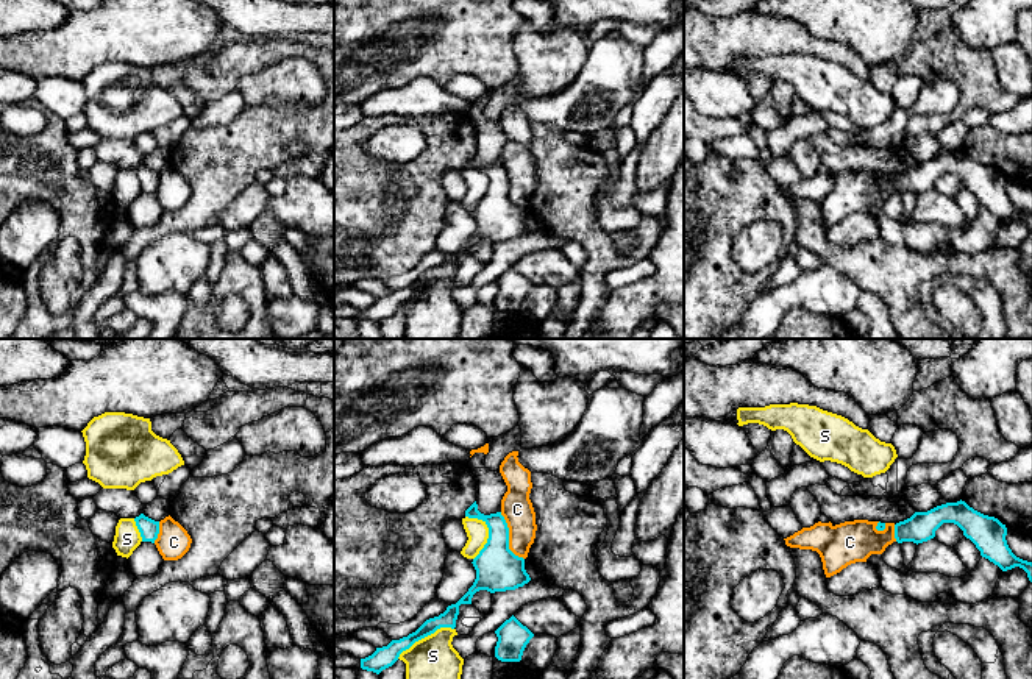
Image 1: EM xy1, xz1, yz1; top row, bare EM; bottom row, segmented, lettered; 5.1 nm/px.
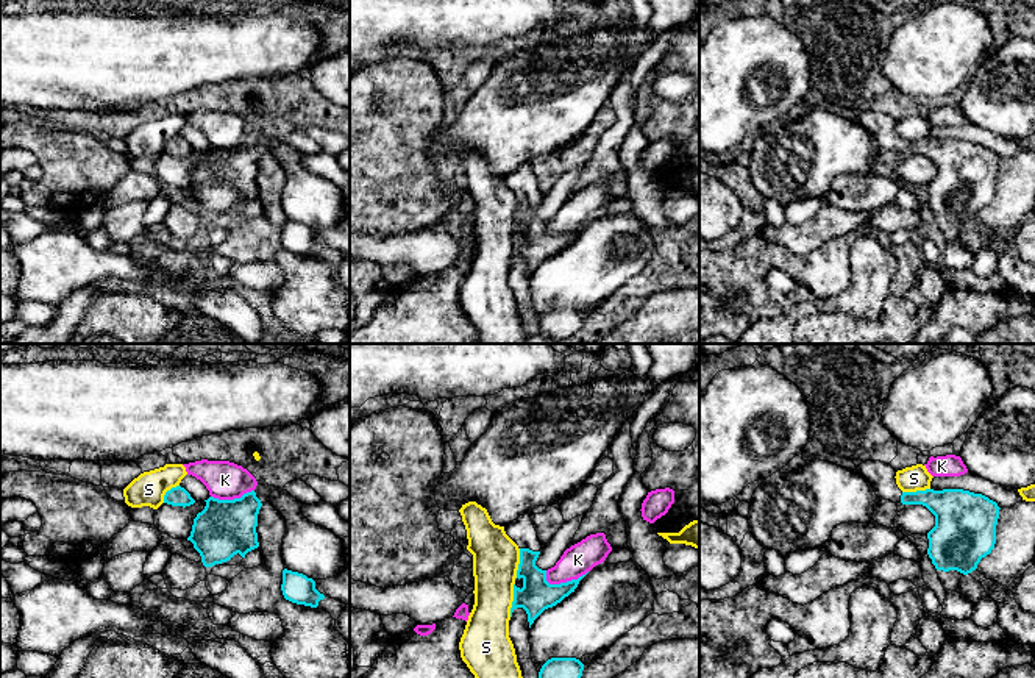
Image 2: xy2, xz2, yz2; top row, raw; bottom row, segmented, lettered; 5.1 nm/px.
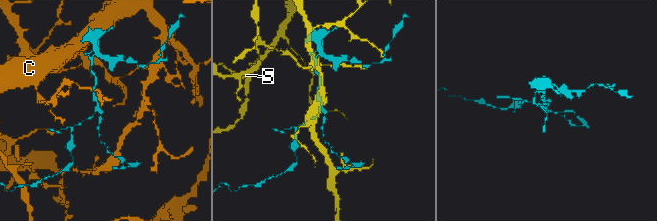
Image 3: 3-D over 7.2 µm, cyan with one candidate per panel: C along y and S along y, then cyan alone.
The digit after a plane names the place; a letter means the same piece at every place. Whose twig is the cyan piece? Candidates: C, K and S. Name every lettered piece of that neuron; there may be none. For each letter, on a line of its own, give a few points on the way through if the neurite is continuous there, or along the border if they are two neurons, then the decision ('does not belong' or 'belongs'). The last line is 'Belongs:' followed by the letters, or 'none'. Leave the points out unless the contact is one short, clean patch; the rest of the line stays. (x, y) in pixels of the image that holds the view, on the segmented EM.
C: along xz1 (500, 512), (508, 528), (508, 547), (523, 559) | does not belong
K: along xz2 (587, 570), (576, 578), (559, 583), (548, 583), (545, 580) | does not belong
S: does not belong
Belongs: none

